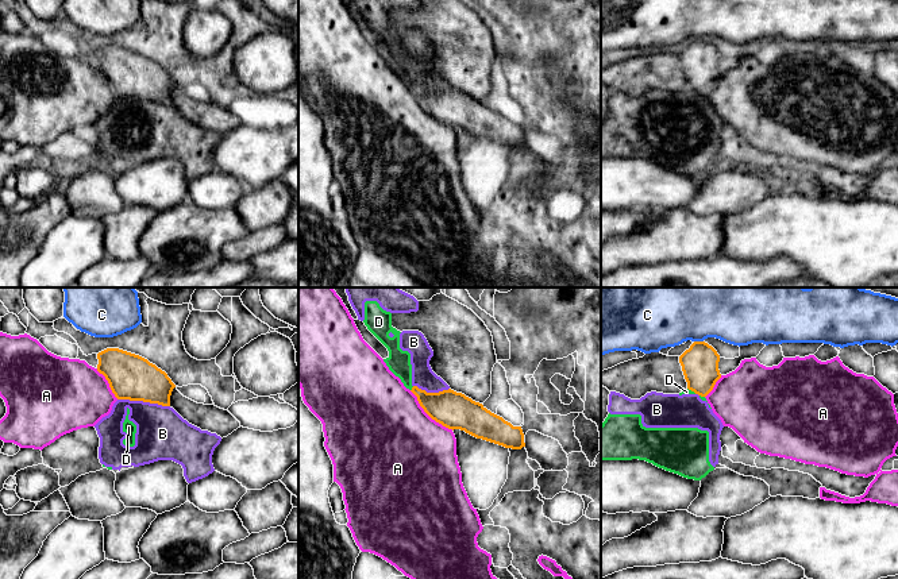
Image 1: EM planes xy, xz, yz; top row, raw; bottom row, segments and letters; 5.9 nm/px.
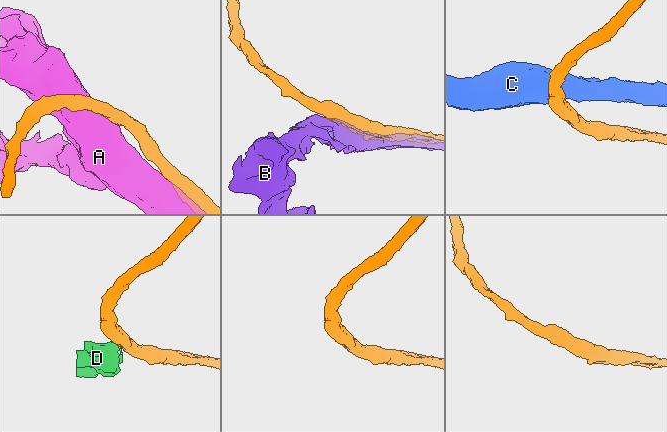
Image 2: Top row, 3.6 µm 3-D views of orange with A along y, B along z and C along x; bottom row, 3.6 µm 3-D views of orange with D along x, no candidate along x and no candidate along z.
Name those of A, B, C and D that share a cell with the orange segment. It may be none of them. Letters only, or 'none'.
none

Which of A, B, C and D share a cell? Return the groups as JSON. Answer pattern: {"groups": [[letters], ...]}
{"groups": [["A"], ["B", "D"], ["C"]]}

